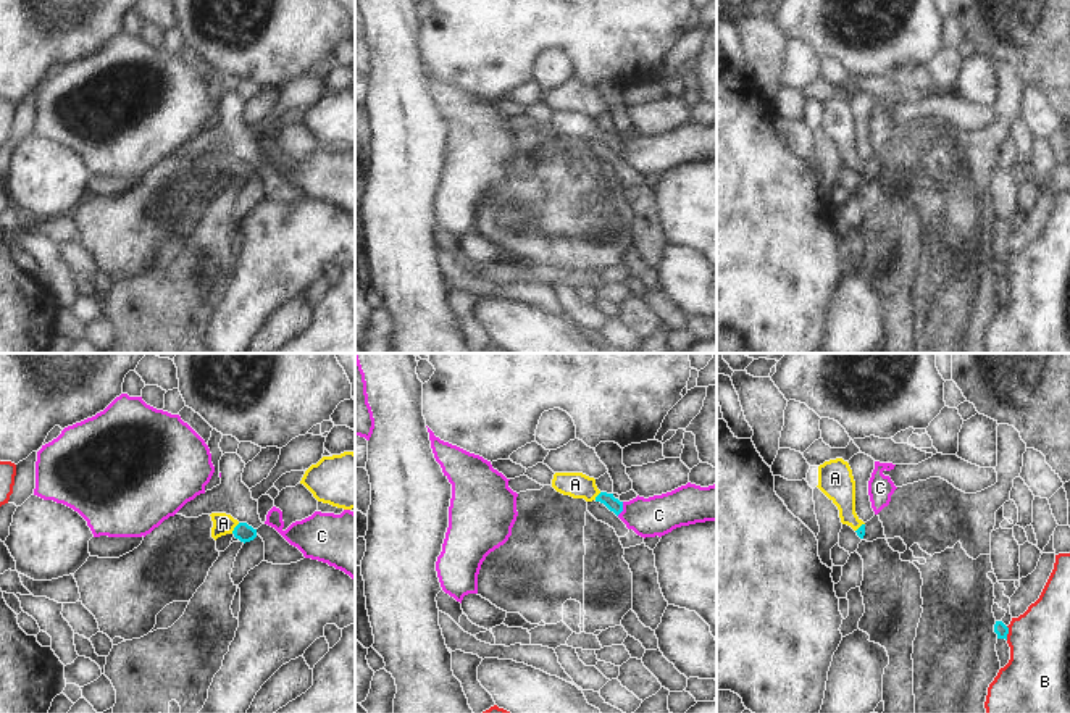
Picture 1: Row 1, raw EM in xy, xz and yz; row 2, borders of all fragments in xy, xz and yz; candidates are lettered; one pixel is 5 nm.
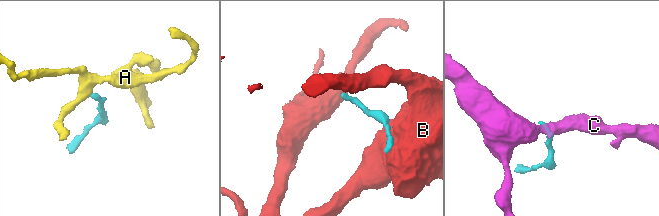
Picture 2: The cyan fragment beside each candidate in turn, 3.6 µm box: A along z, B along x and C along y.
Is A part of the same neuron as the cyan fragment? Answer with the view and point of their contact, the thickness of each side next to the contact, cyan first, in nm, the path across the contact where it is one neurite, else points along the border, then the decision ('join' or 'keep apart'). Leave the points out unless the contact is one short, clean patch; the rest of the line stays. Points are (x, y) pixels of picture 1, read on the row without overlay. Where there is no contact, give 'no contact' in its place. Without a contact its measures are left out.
xy (234, 166) | 90/100 nm | across xy (242, 170), (234, 166), (223, 162) | join

